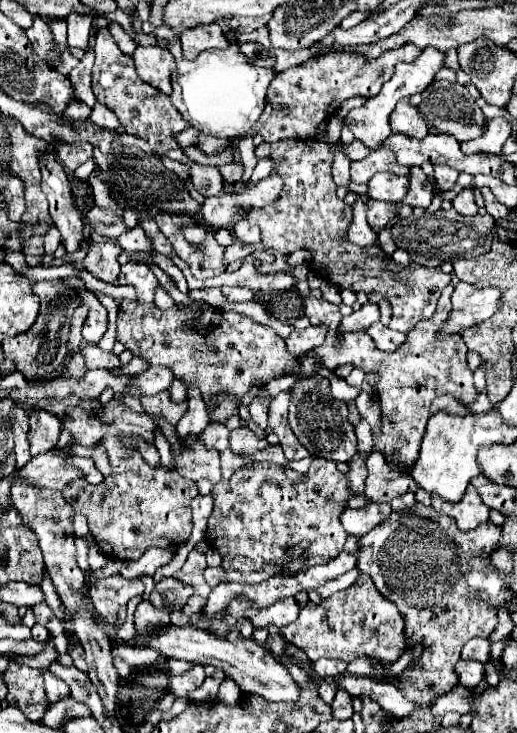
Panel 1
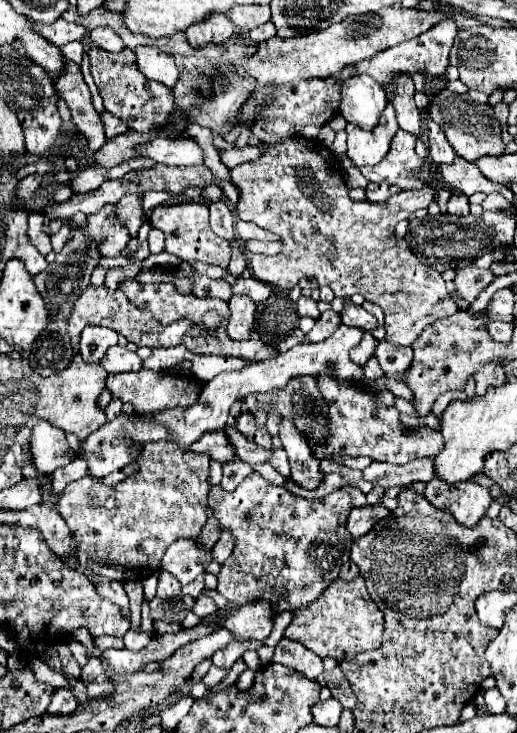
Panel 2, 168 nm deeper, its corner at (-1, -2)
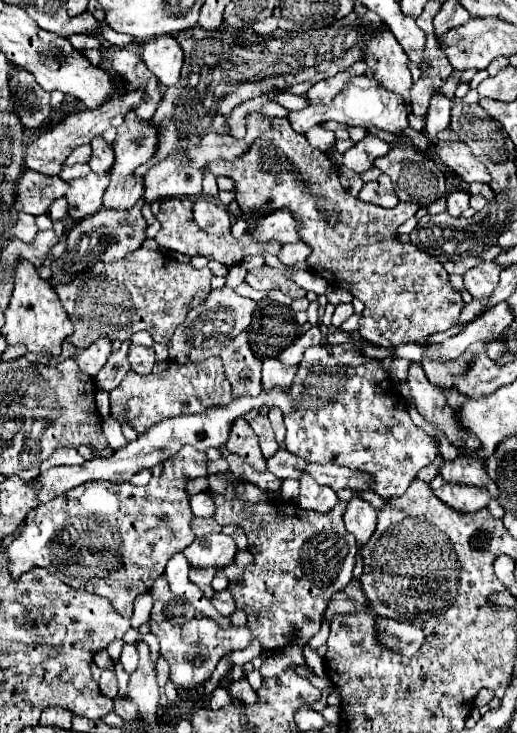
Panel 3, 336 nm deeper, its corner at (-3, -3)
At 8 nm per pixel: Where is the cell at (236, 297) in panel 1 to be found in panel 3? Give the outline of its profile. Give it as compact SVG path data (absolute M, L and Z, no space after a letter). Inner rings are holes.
M242 331L228 347L220 353L224 375L232 385L234 397L240 395L260 395L260 365L262 361L254 357L248 345L248 331Z

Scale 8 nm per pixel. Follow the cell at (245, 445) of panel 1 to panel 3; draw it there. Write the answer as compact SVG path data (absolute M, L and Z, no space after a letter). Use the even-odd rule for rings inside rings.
M258 415L252 420L252 429L258 437L261 451L265 458L269 458L279 449L275 434L267 416Z

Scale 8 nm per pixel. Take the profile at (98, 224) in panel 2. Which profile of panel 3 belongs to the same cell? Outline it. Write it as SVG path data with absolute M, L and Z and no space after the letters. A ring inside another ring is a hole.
M134 111L126 113L124 123L118 127L116 139L114 139L114 153L116 153L116 163L112 167L112 177L110 177L110 185L106 189L104 195L104 207L106 209L130 209L140 197L142 197L142 179L136 175L136 169L144 163L148 163L158 149L158 129L154 127L154 121L146 121L146 119L138 119L138 115L134 115Z

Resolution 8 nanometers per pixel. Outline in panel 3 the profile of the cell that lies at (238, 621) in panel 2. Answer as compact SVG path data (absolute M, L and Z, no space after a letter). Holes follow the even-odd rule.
M200 617L200 619L190 619L184 625L172 625L168 621L162 621L160 625L150 621L150 633L154 633L160 641L160 655L164 655L164 659L170 665L170 679L174 685L180 687L196 687L200 683L204 683L206 679L210 679L212 671L216 669L218 661L236 649L244 649L250 639L252 633L248 627L230 627L230 629L220 629L212 619L208 617Z

